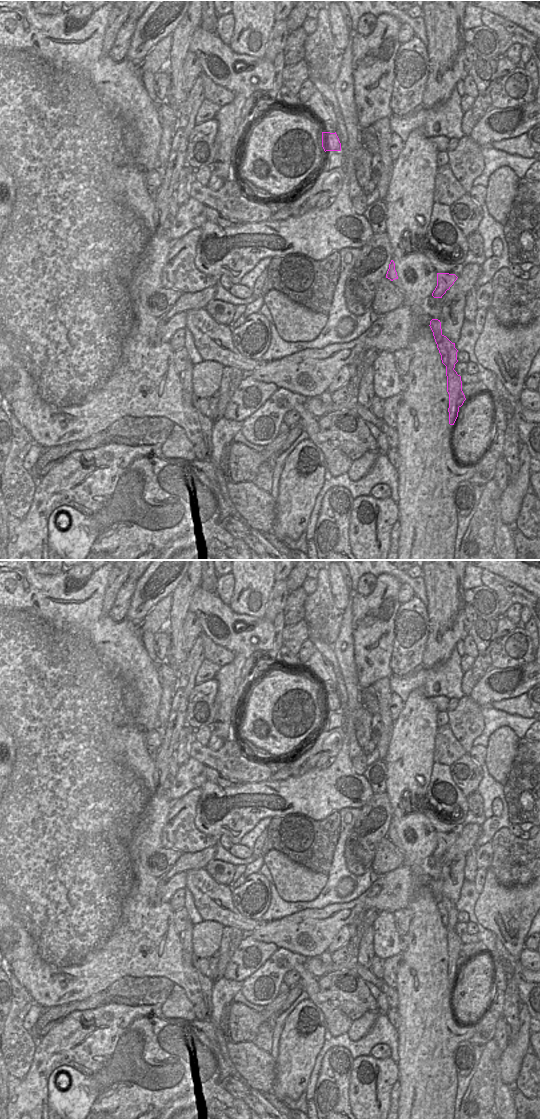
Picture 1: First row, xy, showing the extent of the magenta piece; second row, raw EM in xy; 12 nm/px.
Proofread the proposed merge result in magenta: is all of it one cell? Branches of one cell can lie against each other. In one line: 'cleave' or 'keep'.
cleave

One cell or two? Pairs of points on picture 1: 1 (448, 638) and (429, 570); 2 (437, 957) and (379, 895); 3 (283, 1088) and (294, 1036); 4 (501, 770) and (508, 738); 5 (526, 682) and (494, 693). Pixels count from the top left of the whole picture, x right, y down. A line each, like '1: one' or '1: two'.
1: one
2: two
3: one
4: one
5: one

